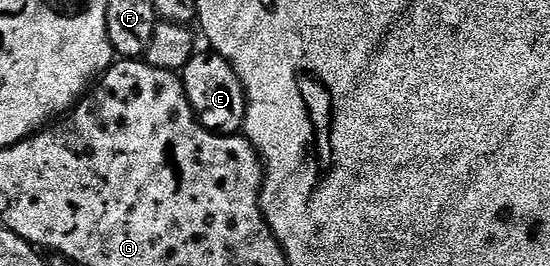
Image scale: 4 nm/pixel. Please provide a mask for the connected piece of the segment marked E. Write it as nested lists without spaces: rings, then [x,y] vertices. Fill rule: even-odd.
[[[212,50],[198,51],[190,58],[183,69],[185,82],[185,93],[189,95],[189,101],[197,121],[207,129],[208,132],[215,132],[223,136],[232,136],[240,133],[245,126],[245,111],[249,101],[245,99],[245,87],[239,78],[239,74],[220,54]]]

